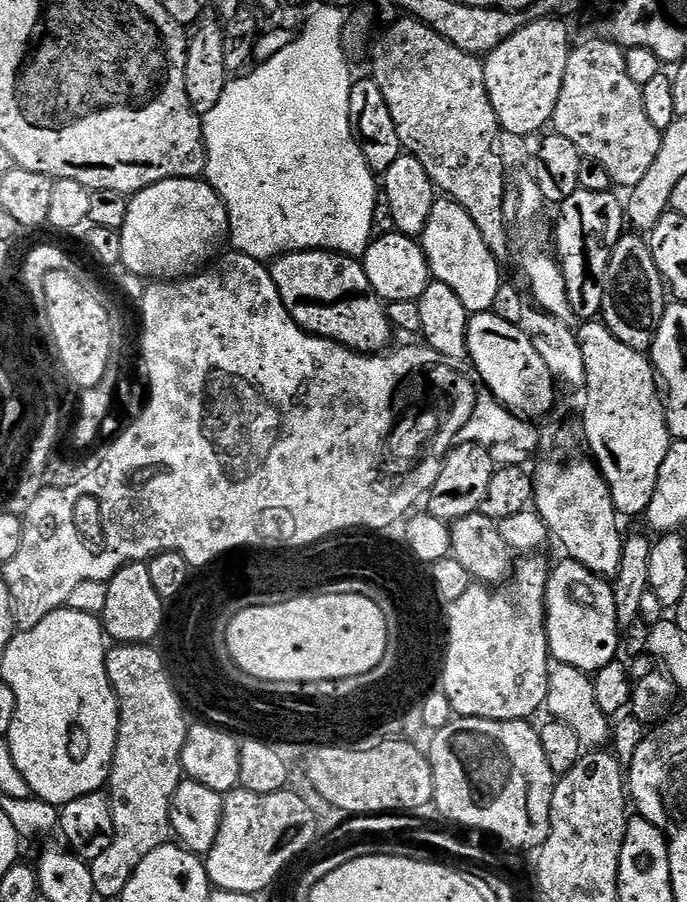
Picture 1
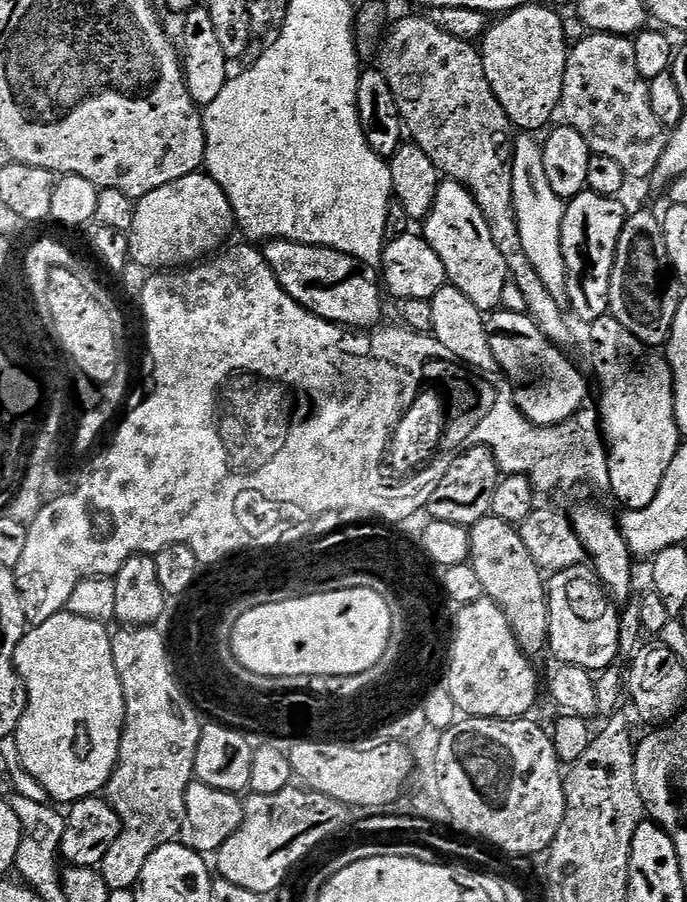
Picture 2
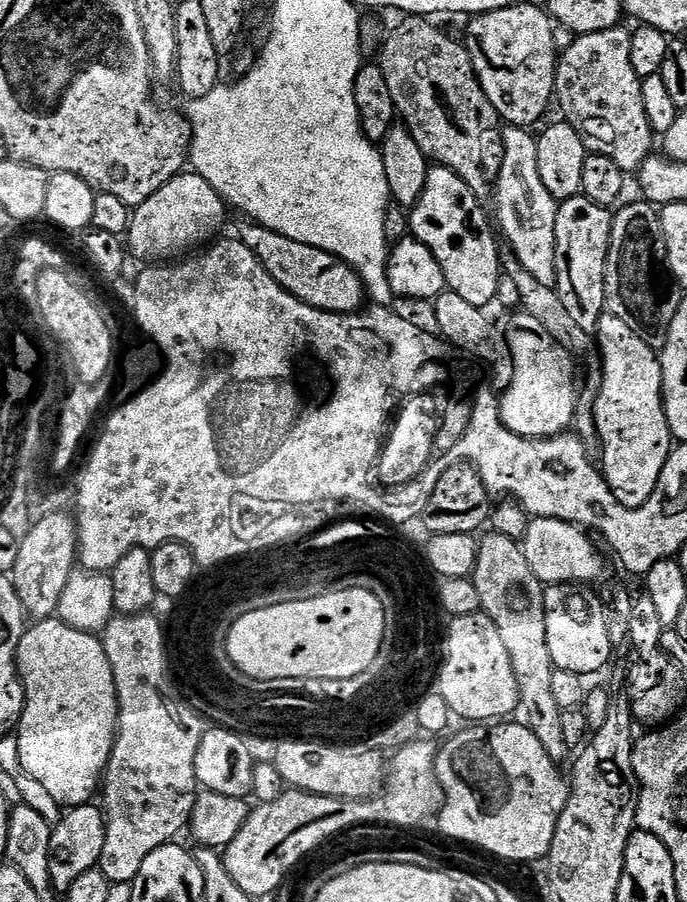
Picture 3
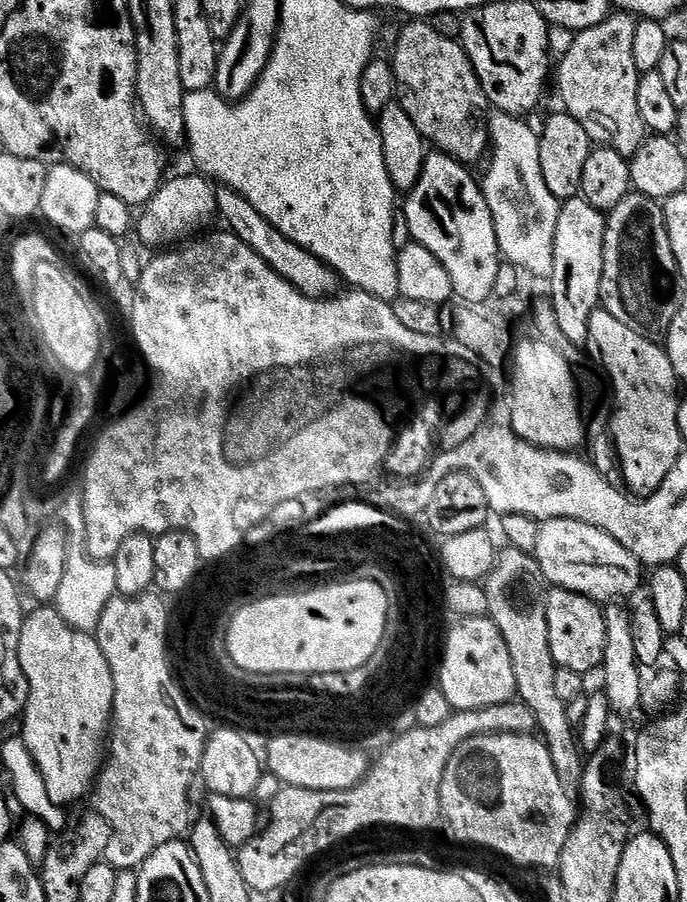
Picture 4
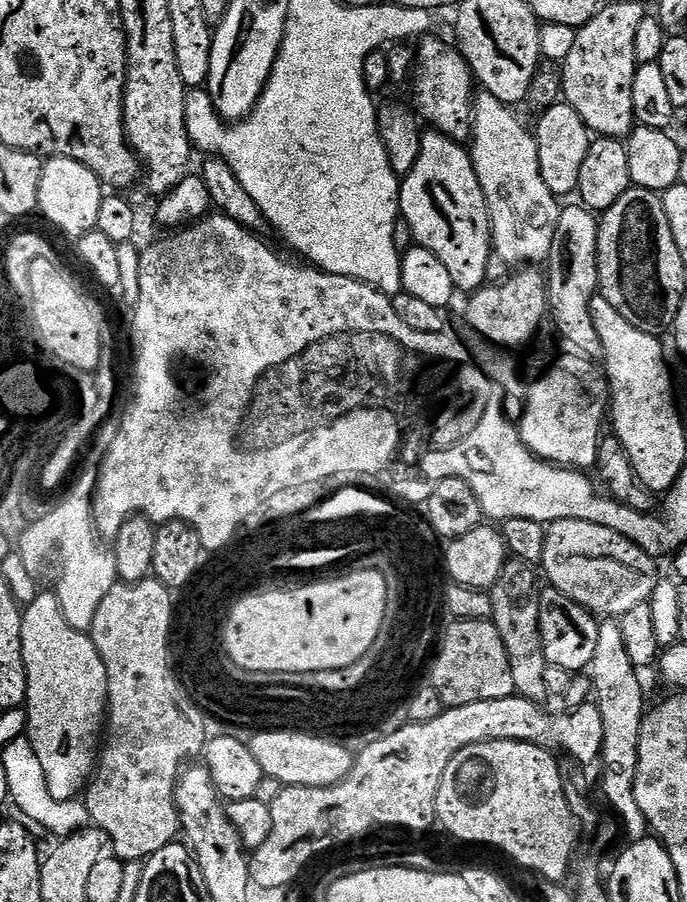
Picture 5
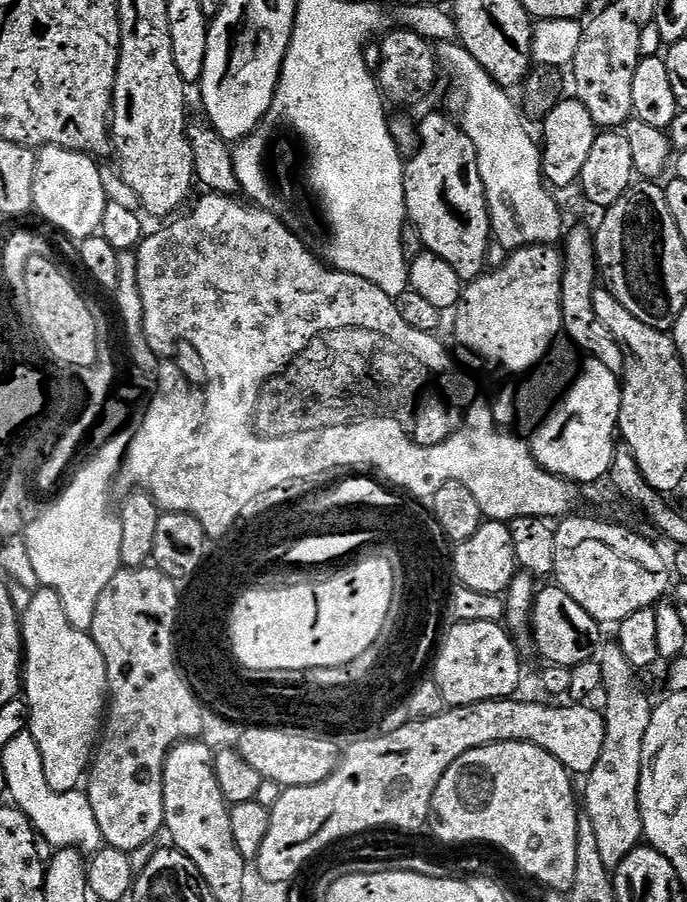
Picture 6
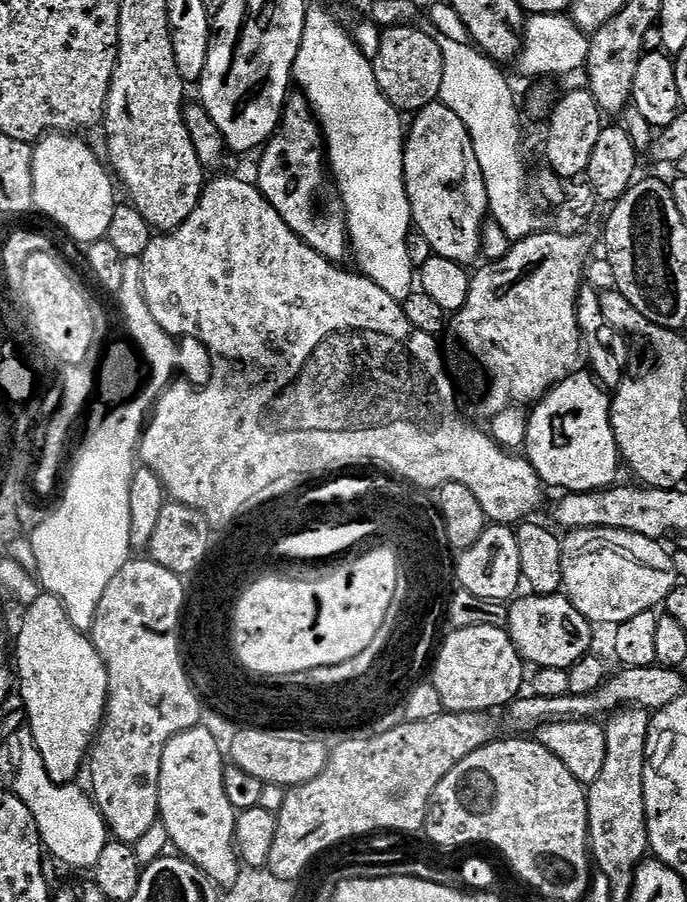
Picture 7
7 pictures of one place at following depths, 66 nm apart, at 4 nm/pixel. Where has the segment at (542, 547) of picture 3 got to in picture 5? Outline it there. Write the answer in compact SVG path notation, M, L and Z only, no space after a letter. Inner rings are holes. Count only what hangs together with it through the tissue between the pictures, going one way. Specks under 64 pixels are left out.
M564 519L547 529L547 544L540 564L551 587L602 618L622 617L634 607L651 601L660 579L659 563L636 543L614 530L581 519Z

